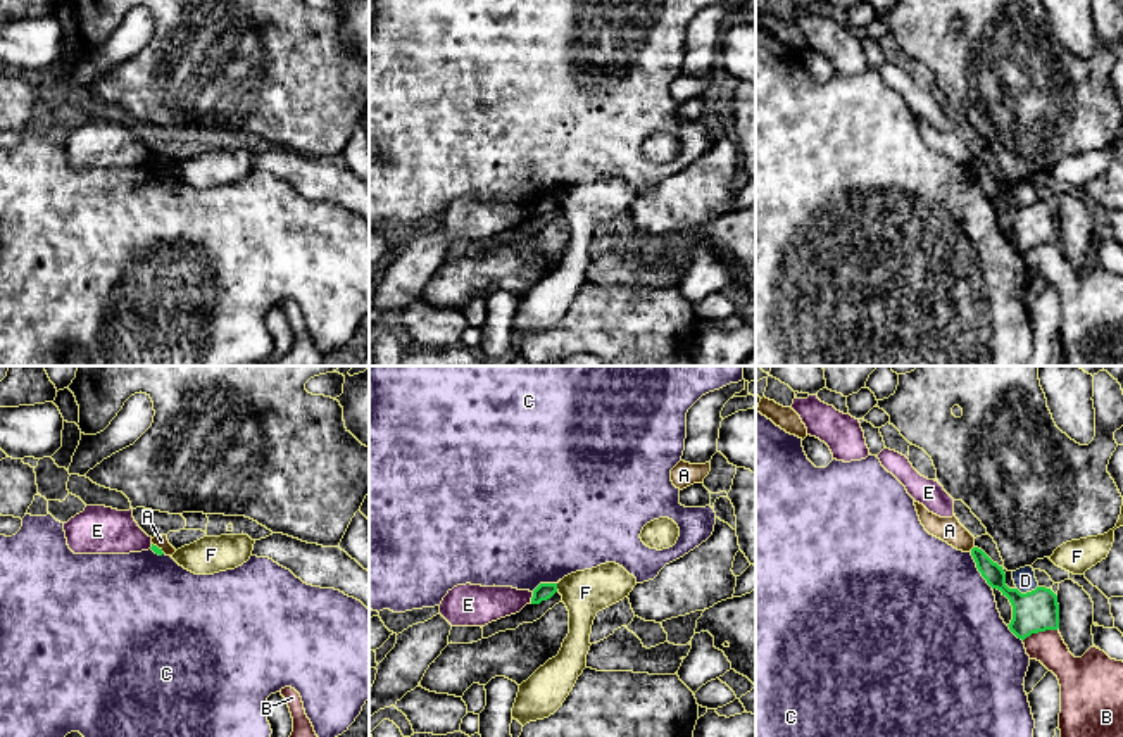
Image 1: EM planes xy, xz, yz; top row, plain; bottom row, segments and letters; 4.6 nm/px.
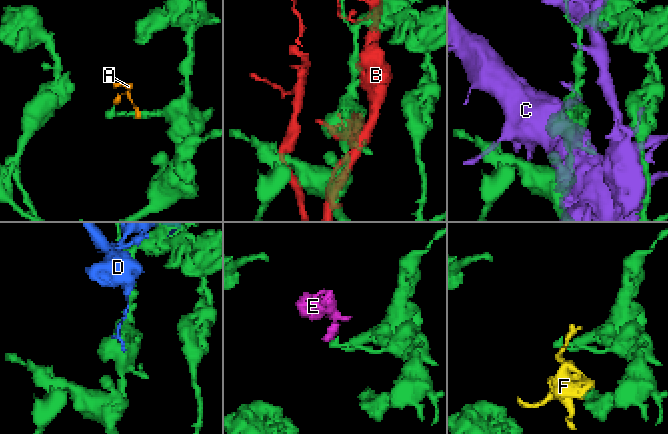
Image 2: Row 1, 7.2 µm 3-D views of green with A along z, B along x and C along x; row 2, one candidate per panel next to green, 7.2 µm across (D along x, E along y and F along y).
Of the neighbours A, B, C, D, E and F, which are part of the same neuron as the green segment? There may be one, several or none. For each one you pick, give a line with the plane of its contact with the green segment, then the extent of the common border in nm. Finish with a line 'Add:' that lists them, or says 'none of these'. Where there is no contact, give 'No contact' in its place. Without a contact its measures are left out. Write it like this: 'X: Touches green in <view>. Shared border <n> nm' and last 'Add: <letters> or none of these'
Add: none of these

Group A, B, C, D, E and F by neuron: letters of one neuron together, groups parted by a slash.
A / B / C / D / E / F

